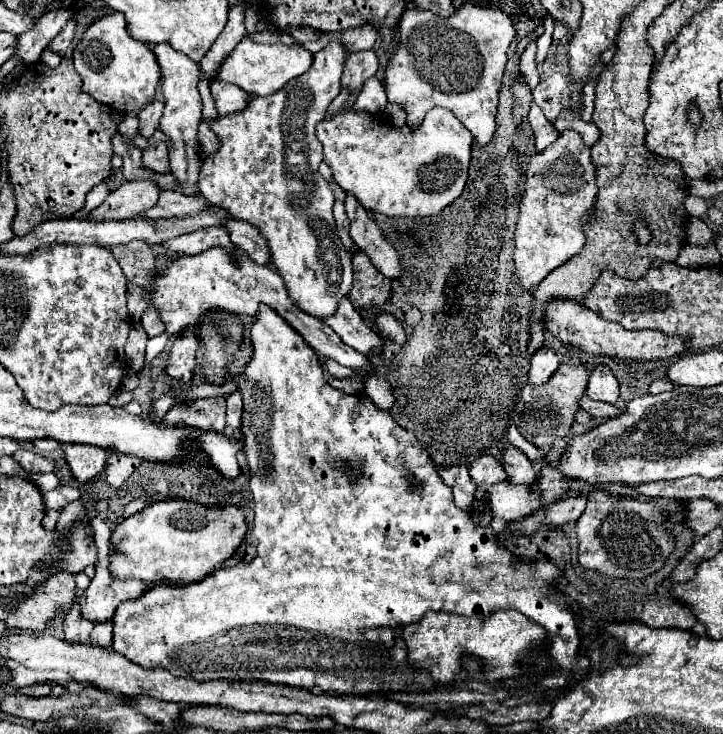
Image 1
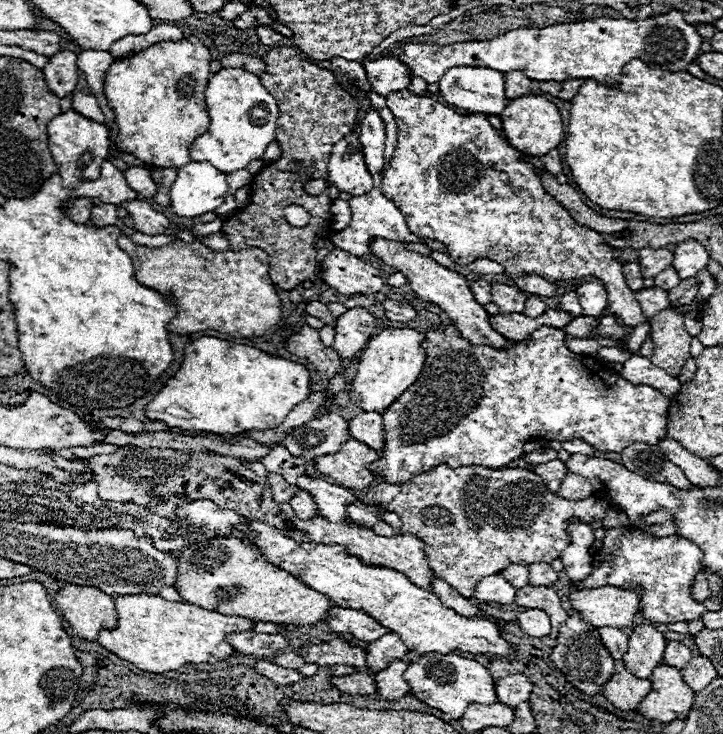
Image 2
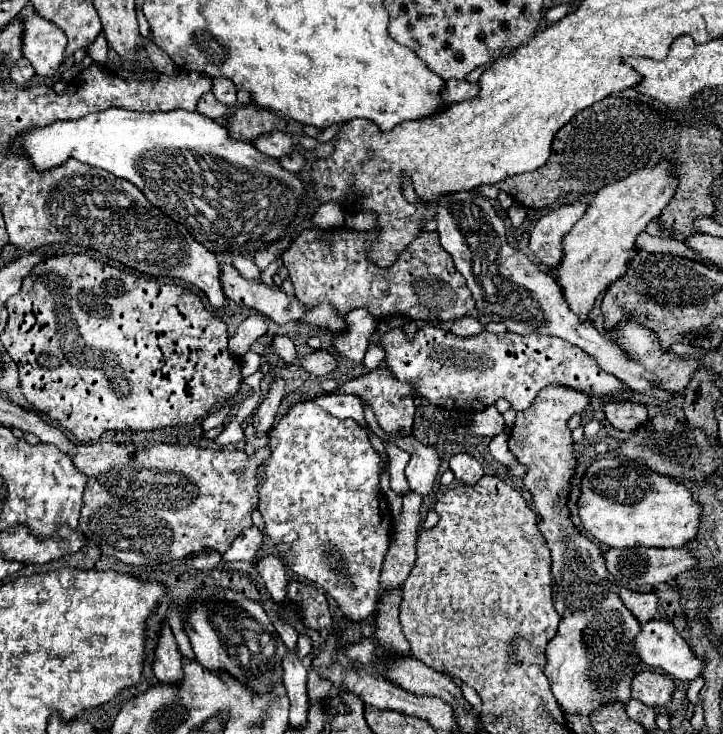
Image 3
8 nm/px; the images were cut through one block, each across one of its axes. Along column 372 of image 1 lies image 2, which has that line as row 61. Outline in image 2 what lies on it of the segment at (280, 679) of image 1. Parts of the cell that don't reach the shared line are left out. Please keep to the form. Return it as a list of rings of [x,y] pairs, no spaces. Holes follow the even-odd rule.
[[[668,12],[668,14],[660,14],[660,16],[652,16],[652,18],[644,18],[644,20],[626,20],[626,18],[596,18],[596,20],[582,20],[582,22],[572,22],[572,24],[556,24],[556,26],[548,26],[548,28],[518,28],[518,30],[510,30],[500,34],[500,38],[492,38],[492,40],[484,40],[484,42],[456,42],[452,46],[428,46],[428,44],[406,44],[400,58],[402,62],[406,62],[412,70],[414,76],[424,78],[428,84],[438,82],[446,70],[454,68],[454,66],[484,66],[484,68],[492,68],[498,72],[510,72],[510,70],[520,70],[524,72],[530,80],[556,80],[556,82],[564,82],[564,80],[572,80],[572,78],[594,78],[600,84],[608,86],[608,88],[616,88],[620,74],[622,74],[622,66],[632,60],[632,58],[640,58],[646,64],[652,64],[654,68],[662,68],[662,70],[672,70],[672,72],[682,72],[686,70],[688,64],[692,64],[700,52],[700,44],[702,38],[696,34],[696,28],[692,24],[688,24],[682,14],[678,12]]]

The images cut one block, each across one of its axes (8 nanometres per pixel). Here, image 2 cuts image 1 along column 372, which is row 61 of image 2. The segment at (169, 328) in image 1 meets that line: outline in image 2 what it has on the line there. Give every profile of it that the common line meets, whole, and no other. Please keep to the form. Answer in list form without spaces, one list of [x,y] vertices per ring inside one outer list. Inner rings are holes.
[[[380,58],[372,62],[364,62],[364,68],[372,90],[380,96],[388,96],[390,92],[408,88],[412,80],[410,68],[398,58]]]

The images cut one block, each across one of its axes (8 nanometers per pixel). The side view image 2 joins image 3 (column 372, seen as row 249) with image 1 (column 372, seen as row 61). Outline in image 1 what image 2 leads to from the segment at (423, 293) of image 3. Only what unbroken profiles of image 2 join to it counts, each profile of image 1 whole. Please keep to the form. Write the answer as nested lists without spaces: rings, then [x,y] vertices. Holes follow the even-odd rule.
[[[356,252],[352,258],[354,264],[354,284],[350,290],[350,300],[356,308],[376,306],[380,308],[390,296],[390,278],[382,278],[376,266],[366,258],[366,254]]]

